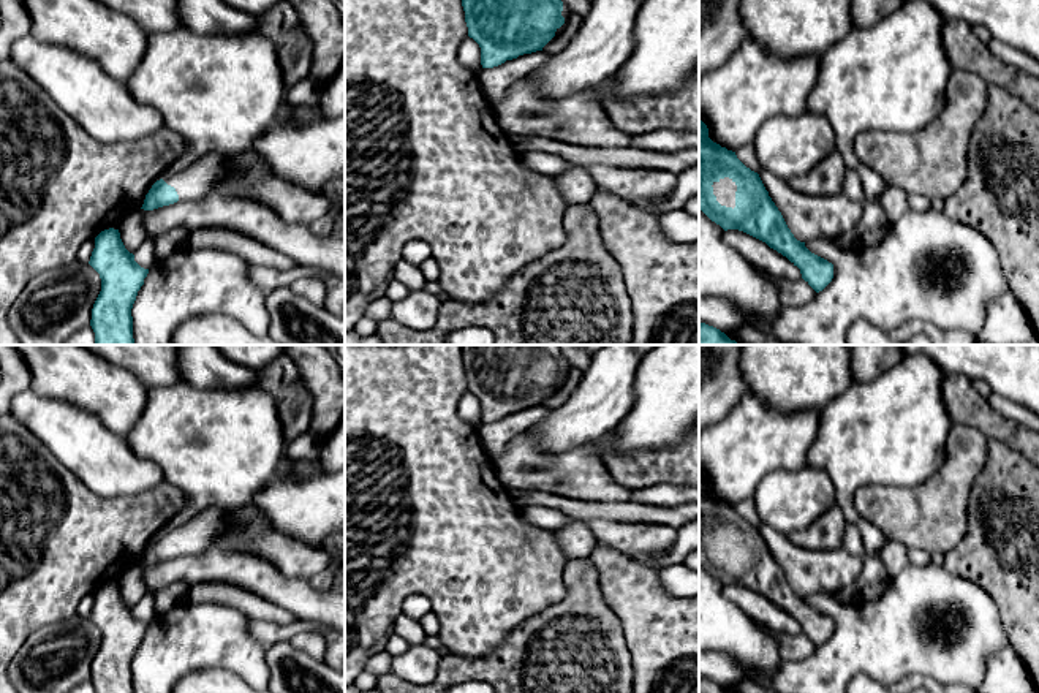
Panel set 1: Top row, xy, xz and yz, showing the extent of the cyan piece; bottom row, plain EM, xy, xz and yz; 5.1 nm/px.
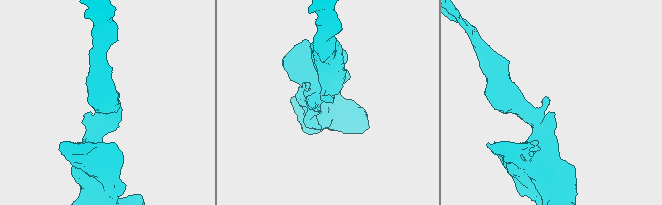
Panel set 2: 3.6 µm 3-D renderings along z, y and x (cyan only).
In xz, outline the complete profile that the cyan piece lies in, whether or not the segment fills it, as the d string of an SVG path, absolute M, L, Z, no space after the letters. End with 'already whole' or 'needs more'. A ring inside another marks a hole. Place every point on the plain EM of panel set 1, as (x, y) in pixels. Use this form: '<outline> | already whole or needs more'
M462 345L468 391L481 402L482 422L542 405L572 367L560 345Z | needs more

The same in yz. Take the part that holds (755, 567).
M699 475L699 563L724 585L743 585L786 611L816 647L832 636L833 619L811 608L805 596L794 592L759 528L746 522L735 506L713 497L702 475ZM724 532L737 540L734 563L721 560L713 549L712 540Z | already whole

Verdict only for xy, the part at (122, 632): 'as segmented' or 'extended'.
as segmented

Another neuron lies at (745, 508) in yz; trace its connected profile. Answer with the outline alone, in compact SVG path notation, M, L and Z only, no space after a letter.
M753 497L751 498L746 498L746 500L742 500L740 503L737 503L735 505L735 509L737 509L737 513L746 522L750 522L754 527L759 527L761 519L759 519L758 513L756 513L756 506L754 506L754 502L753 502Z

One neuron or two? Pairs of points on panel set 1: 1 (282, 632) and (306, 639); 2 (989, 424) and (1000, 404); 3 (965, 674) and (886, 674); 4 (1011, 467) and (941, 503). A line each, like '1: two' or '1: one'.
1: two
2: two
3: one
4: two

